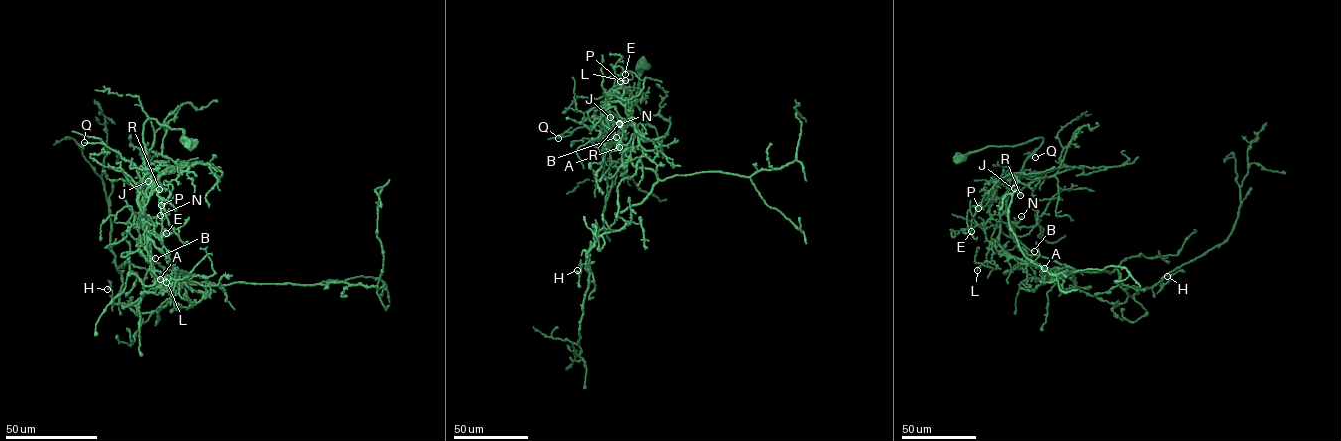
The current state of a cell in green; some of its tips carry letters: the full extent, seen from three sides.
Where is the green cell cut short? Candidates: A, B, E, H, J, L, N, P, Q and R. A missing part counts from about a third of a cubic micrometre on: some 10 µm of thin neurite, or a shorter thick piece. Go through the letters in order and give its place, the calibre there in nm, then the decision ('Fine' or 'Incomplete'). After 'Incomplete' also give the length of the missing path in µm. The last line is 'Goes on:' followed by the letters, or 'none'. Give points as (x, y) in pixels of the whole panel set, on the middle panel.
A: Place: (619, 147). Thickness 170 nm. Fine
B: Place: (616, 137). Thickness 240 nm. Fine
E: Place: (625, 74). Thickness 160 nm. Fine
H: Place: (577, 270). Thickness 180 nm. Fine
J: Place: (610, 117). Thickness 180 nm. Incomplete. Missing length about 10 µm
L: Place: (625, 80). Thickness 180 nm. Fine
N: Place: (619, 124). Thickness 190 nm. Incomplete. Missing length about 20 µm
P: Place: (620, 81). Thickness 170 nm. Fine
Q: Place: (558, 138). Thickness 180 nm. Incomplete. Missing length about 15 µm
R: Place: (619, 123). Thickness 220 nm. Fine
Goes on: J, N, Q

